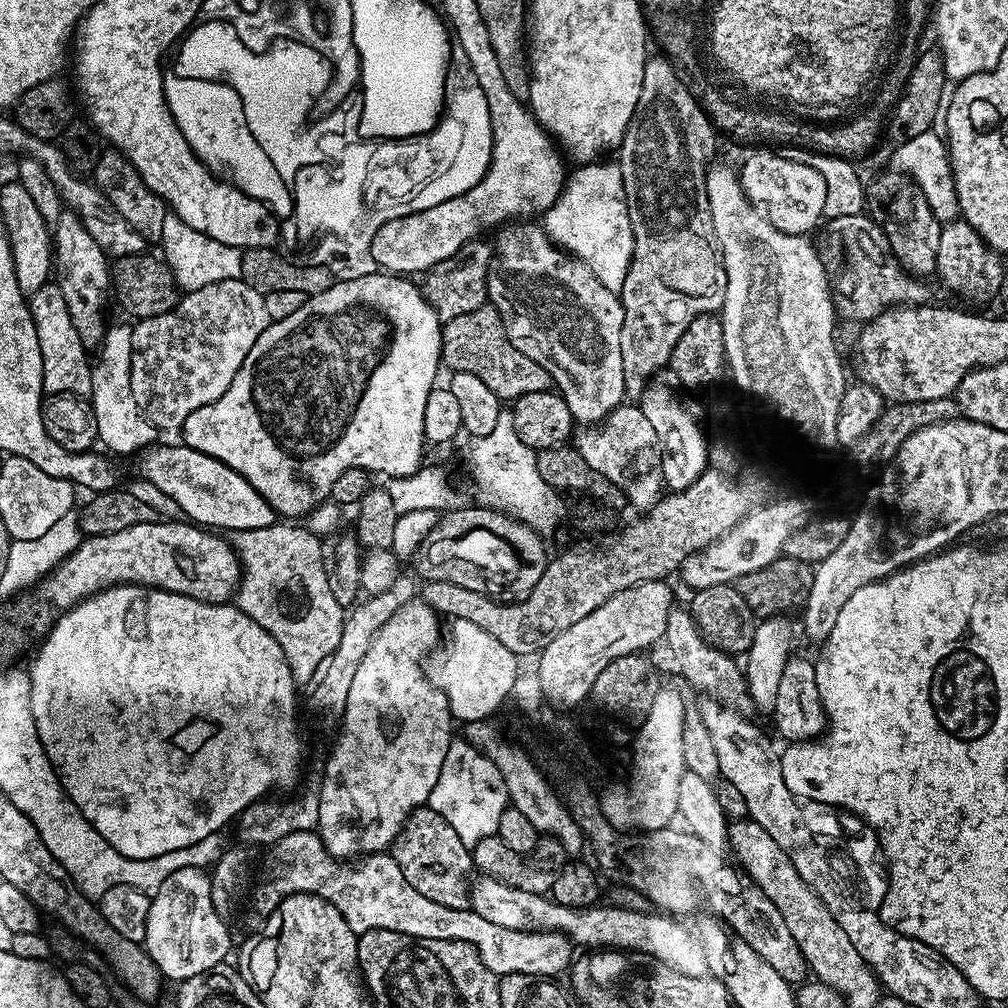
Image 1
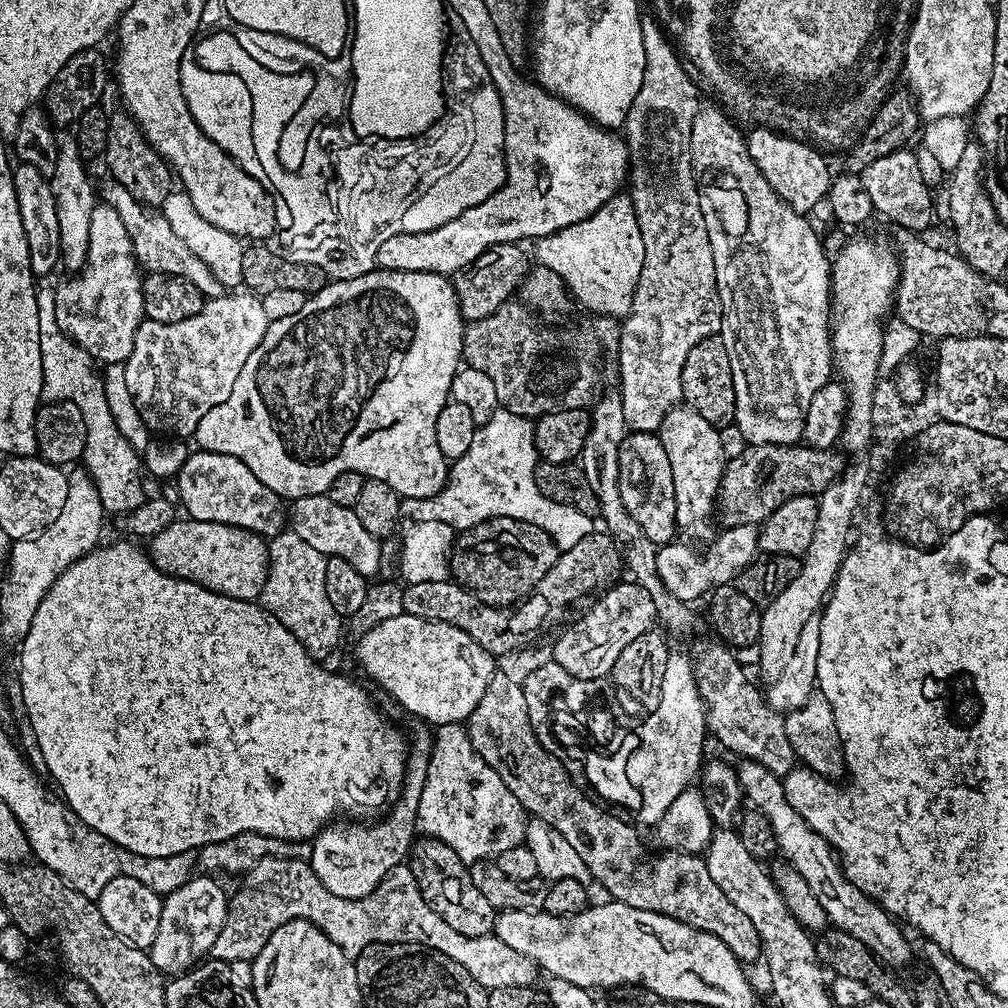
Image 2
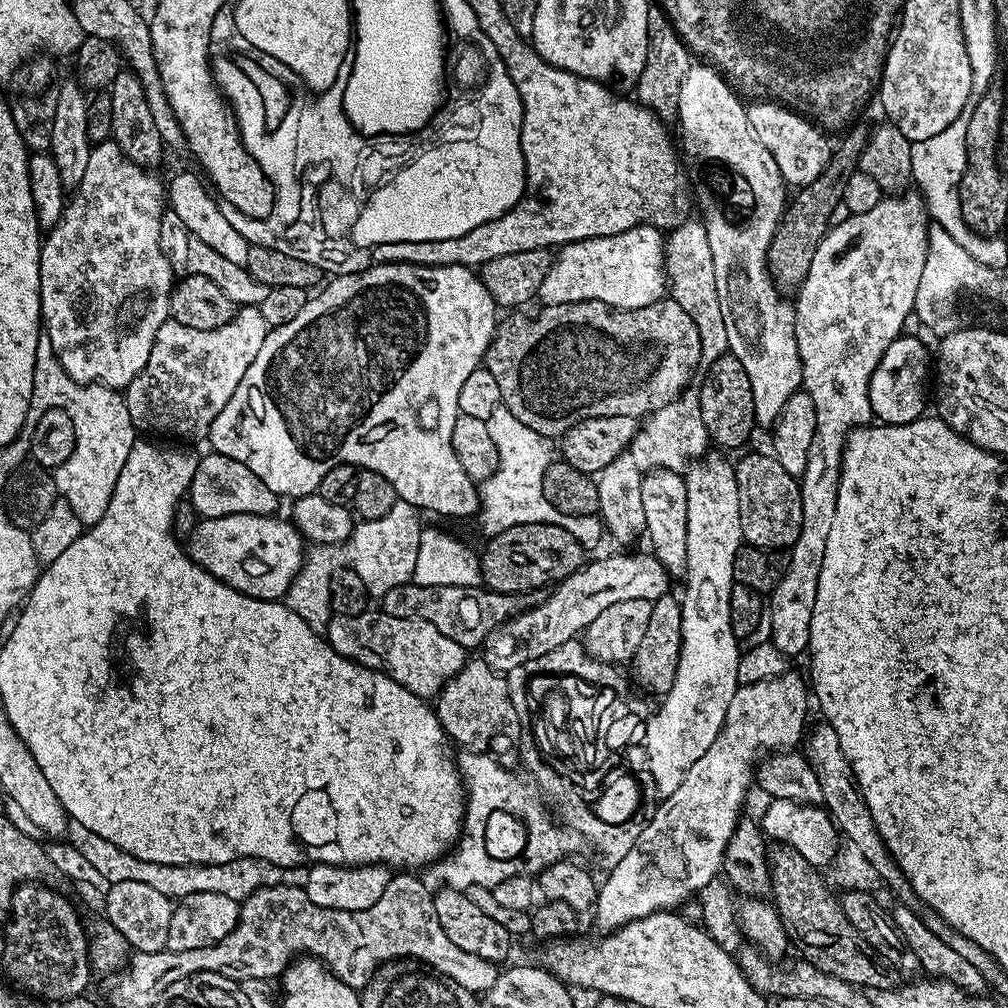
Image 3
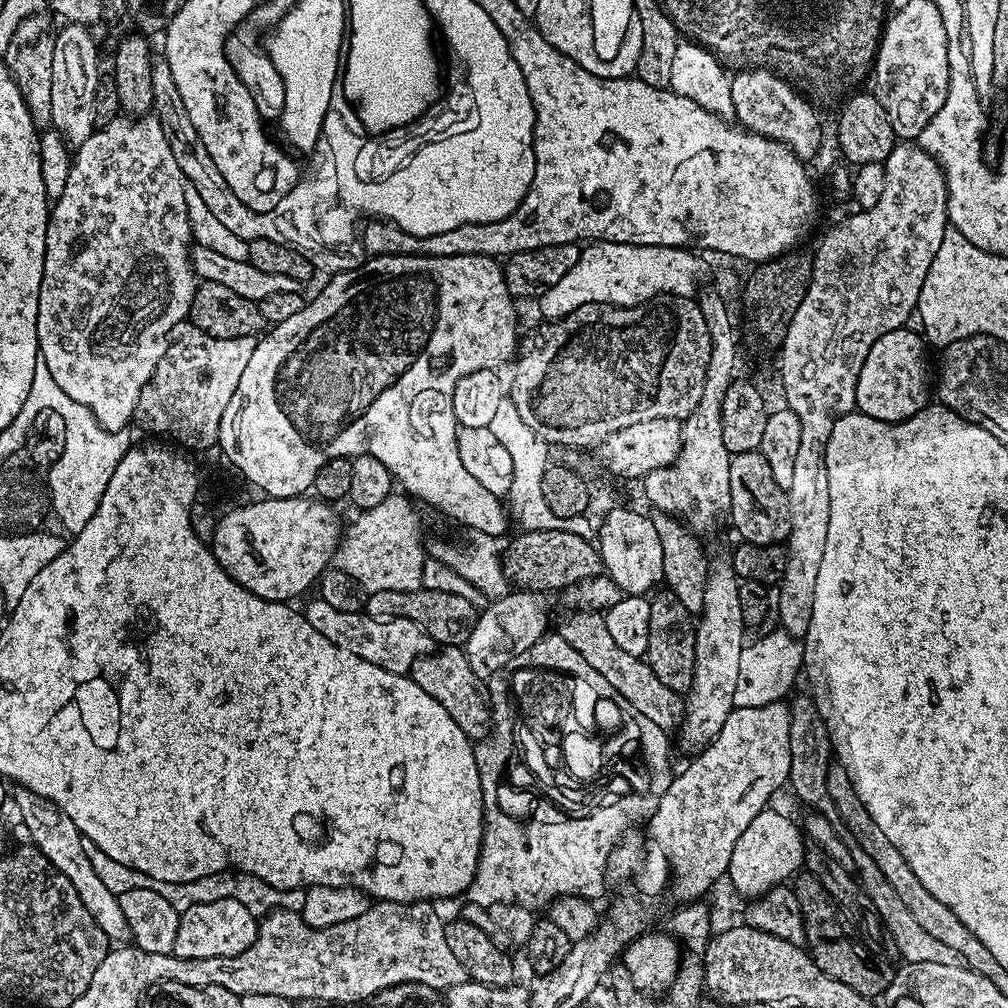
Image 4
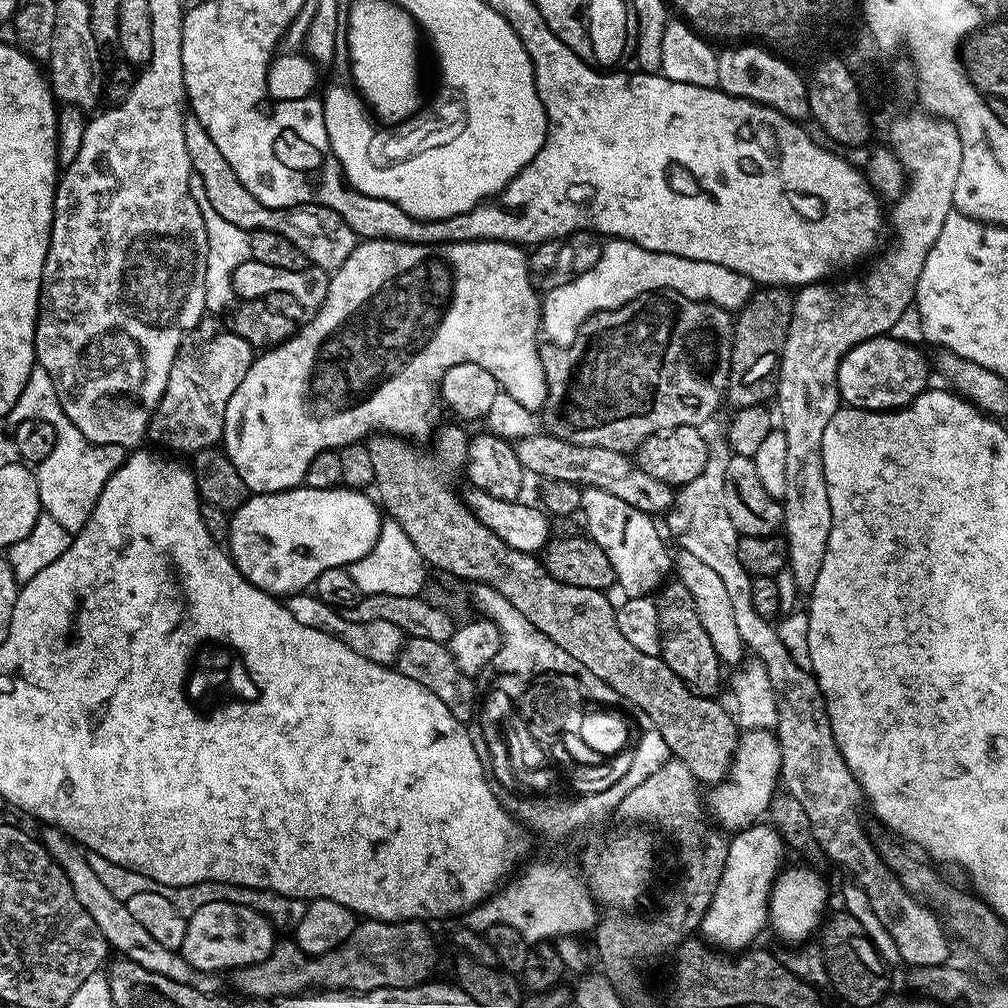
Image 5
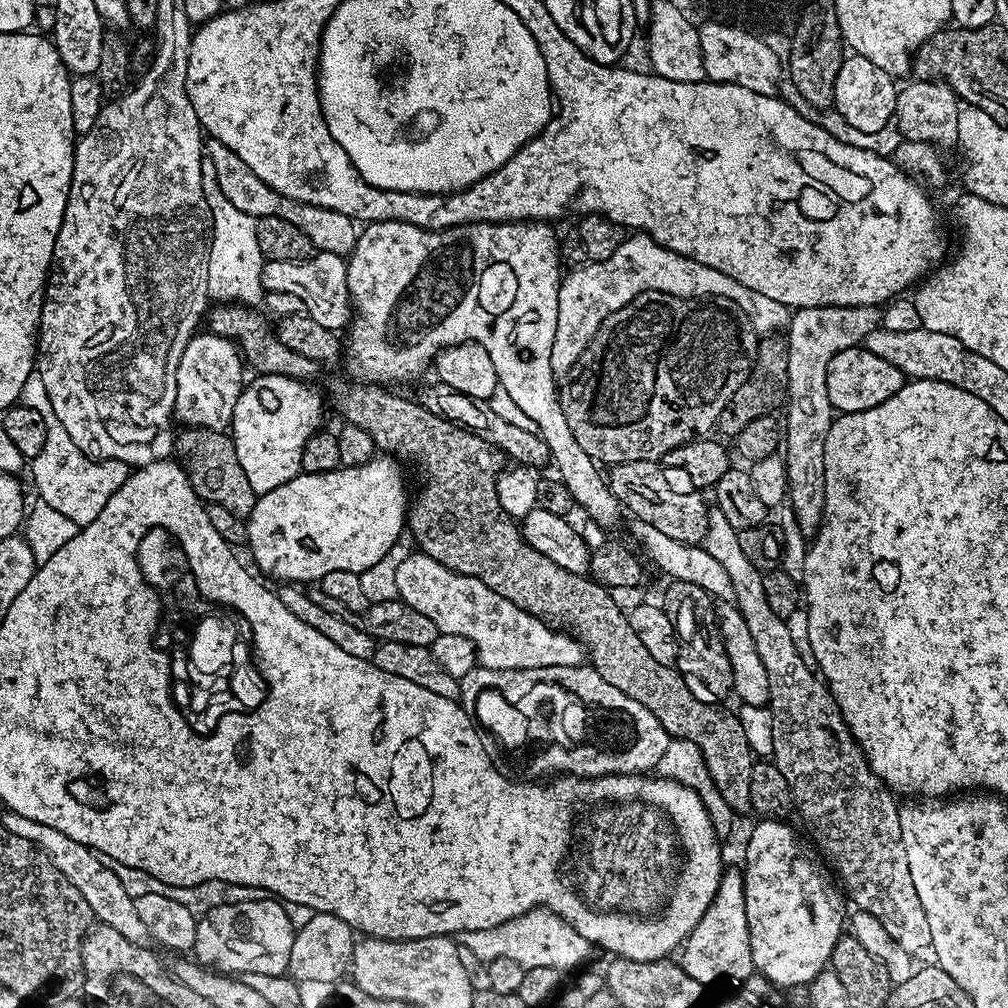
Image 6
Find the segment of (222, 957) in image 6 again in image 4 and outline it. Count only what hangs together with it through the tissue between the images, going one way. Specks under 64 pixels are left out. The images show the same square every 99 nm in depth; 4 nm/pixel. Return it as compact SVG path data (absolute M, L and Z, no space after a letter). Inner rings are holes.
M219 900L202 902L180 912L178 938L172 955L178 958L222 958L242 954L254 942L258 918L242 902Z

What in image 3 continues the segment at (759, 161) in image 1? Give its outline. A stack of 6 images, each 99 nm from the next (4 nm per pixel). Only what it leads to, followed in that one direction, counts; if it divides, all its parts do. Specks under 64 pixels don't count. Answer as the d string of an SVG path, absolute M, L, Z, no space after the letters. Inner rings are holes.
M752 102L747 105L747 110L748 121L758 142L762 142L762 146L774 154L774 162L778 162L778 170L782 170L782 178L789 185L803 186L814 182L814 178L826 170L833 145L828 144L829 137L809 117L800 116L790 108L771 102Z

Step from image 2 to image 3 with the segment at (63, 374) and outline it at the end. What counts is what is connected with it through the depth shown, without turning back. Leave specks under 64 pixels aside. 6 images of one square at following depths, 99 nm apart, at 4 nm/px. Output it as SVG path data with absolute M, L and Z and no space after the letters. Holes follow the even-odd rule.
M60 376L60 388L52 392L56 404L64 404L63 412L74 422L74 454L54 469L54 483L63 503L68 504L81 525L91 526L106 514L106 506L114 494L114 482L126 466L126 457L138 438L123 395L104 384L78 384L68 376Z

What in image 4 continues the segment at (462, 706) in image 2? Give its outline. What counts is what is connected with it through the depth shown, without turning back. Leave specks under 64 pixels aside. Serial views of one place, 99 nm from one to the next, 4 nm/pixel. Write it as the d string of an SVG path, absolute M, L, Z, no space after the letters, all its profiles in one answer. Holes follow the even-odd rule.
M313 598L308 605L303 605L302 611L306 622L310 622L318 634L326 634L334 646L342 646L342 650L350 650L350 654L358 654L358 658L366 658L366 662L374 662L374 666L382 666L382 670L390 670L399 676L409 675L414 662L434 648L428 631L418 626L418 622L410 622L406 618L385 620L364 612L334 610L334 606L319 598Z

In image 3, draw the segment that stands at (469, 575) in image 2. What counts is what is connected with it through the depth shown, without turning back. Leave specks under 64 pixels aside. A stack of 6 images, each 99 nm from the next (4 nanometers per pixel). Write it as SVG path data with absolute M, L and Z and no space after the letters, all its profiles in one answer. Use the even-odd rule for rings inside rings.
M557 524L514 525L491 537L487 543L484 553L481 551L478 556L480 573L483 587L494 592L523 594L544 587L547 589L574 574L586 563L586 550L578 538Z

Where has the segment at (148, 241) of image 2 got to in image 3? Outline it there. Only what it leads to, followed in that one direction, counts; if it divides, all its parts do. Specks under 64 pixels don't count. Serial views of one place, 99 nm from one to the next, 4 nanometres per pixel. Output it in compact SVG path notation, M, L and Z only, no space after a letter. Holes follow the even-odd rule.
M165 210L160 219L160 248L166 254L177 277L210 278L210 282L214 282L214 286L218 286L218 290L222 290L222 294L226 294L226 298L230 298L230 302L234 302L237 306L258 306L268 292L269 288L255 280L244 265L222 258L222 254L218 254L218 250L214 250L211 246L206 246L206 242L202 242L198 234L186 230L182 218L178 218L178 214L174 214L171 210Z

